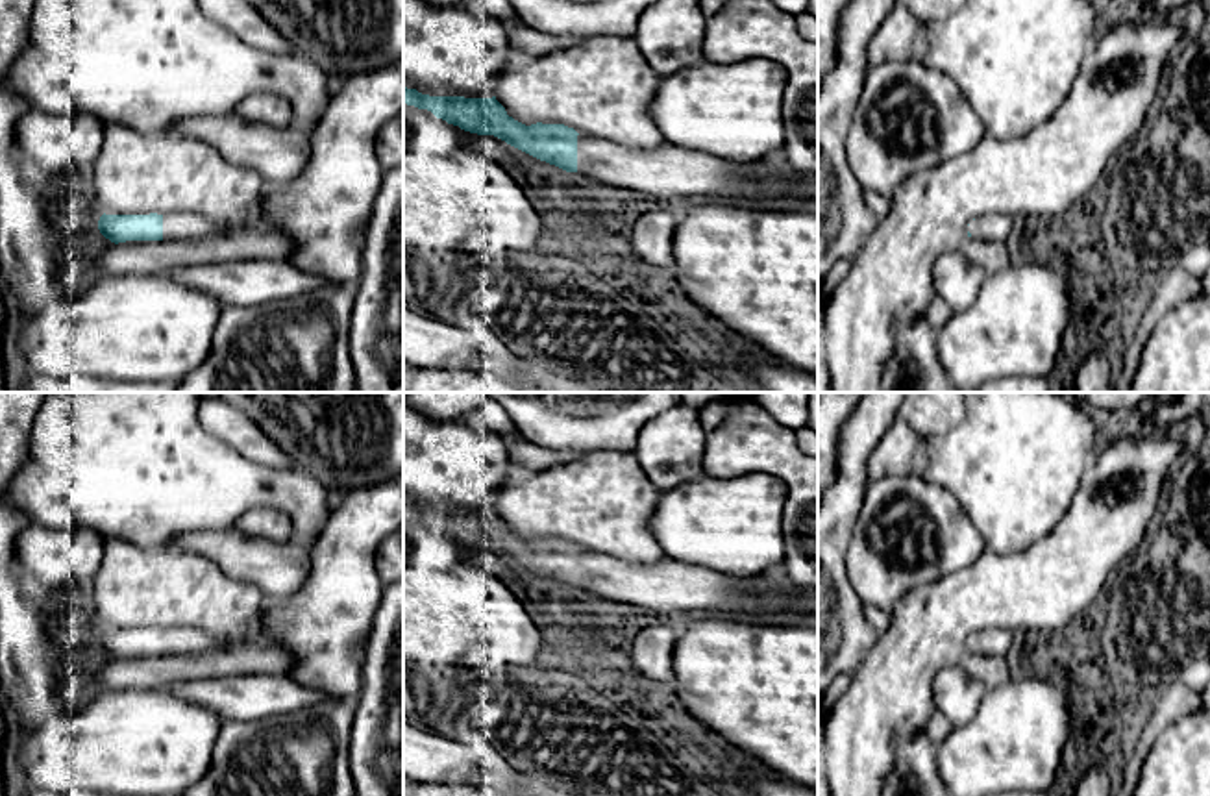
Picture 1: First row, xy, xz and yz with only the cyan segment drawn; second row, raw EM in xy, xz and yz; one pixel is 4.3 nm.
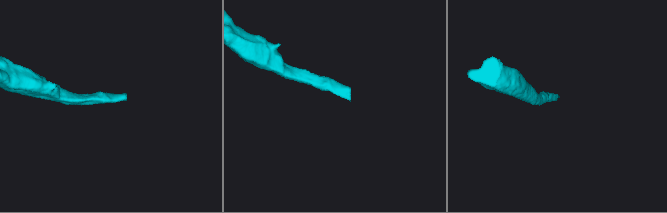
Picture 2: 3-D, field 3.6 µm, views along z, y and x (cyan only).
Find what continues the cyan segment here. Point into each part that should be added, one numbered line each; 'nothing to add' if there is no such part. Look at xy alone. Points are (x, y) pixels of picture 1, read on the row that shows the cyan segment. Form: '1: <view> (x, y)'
1: xy (184, 224)

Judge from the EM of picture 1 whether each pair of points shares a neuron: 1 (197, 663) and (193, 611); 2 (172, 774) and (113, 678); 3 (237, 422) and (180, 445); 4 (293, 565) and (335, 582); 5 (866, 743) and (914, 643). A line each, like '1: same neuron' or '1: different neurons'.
1: different neurons
2: different neurons
3: different neurons
4: different neurons
5: same neuron

